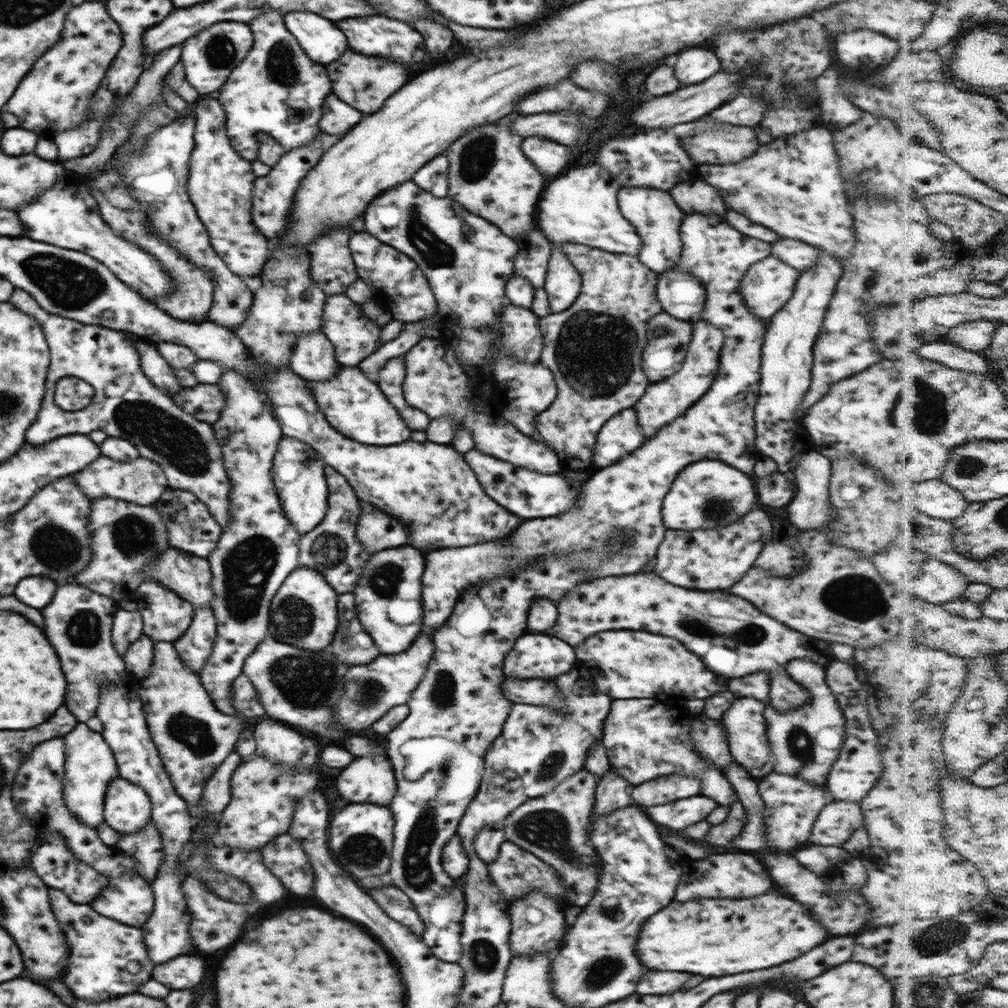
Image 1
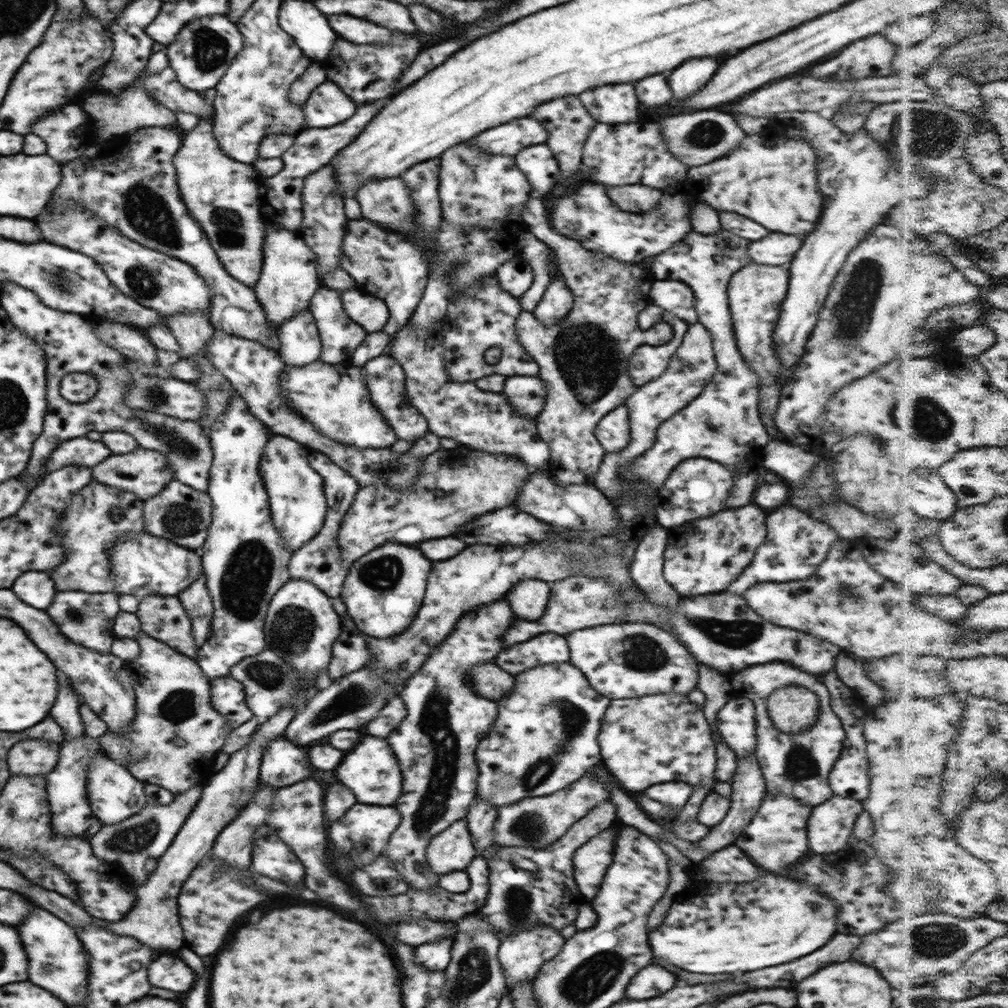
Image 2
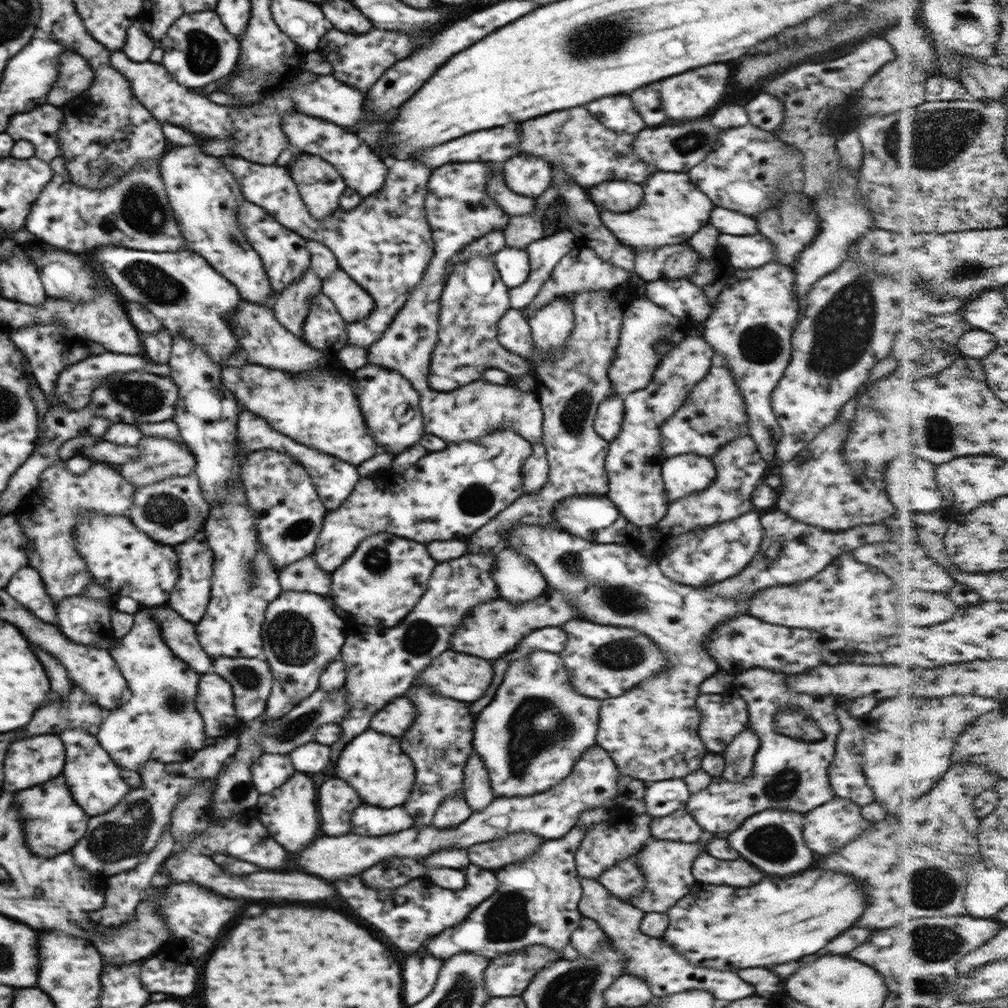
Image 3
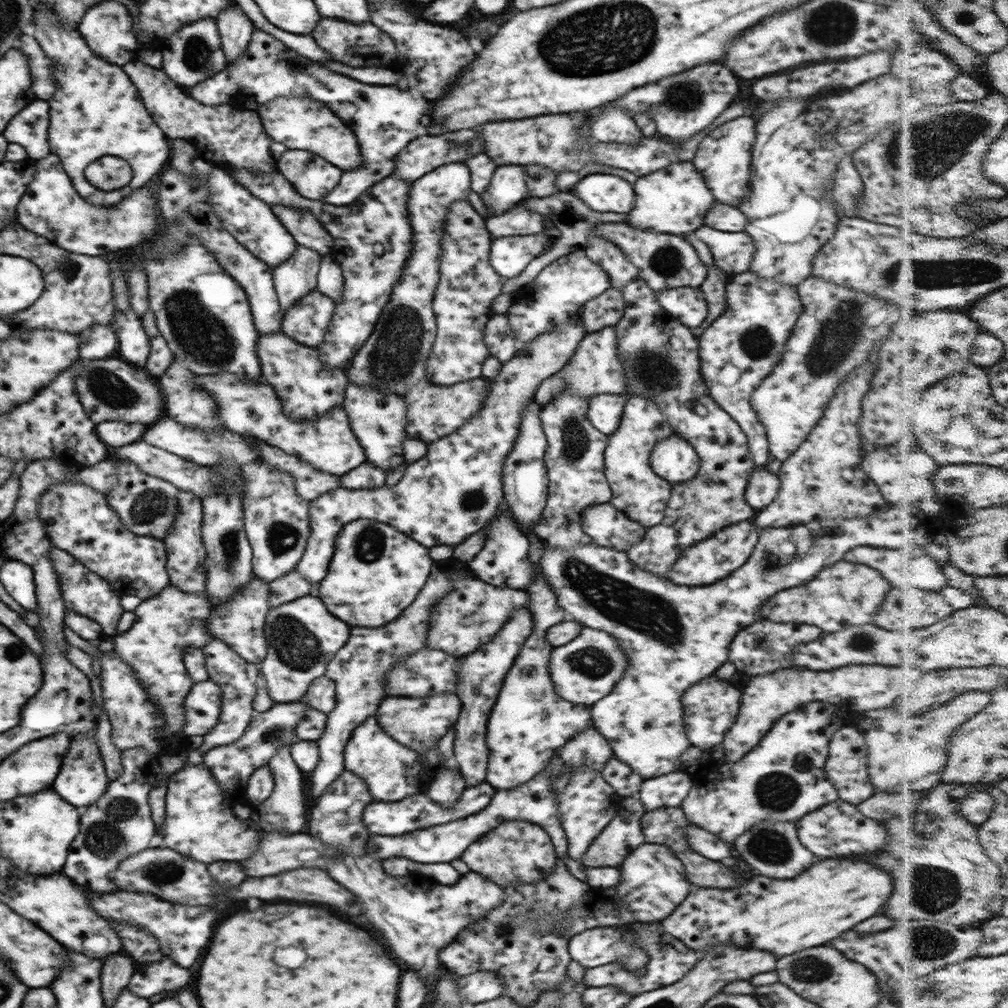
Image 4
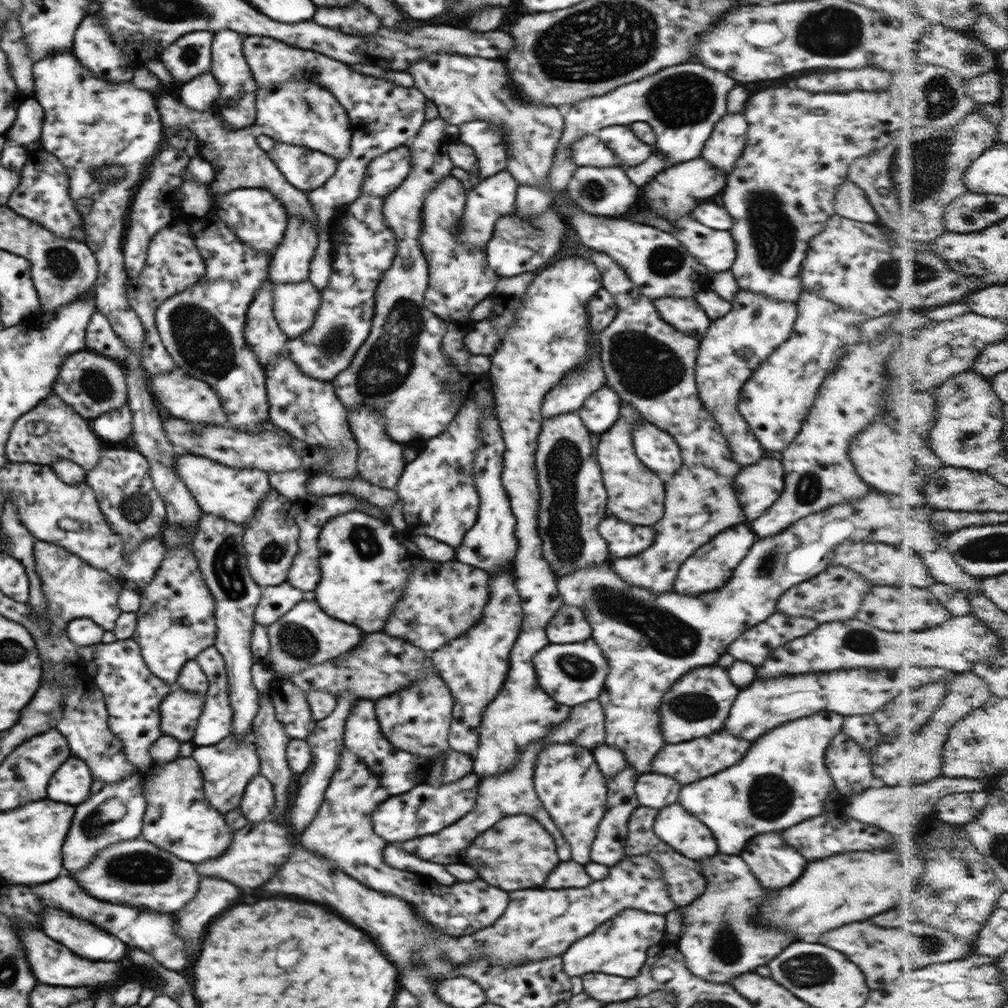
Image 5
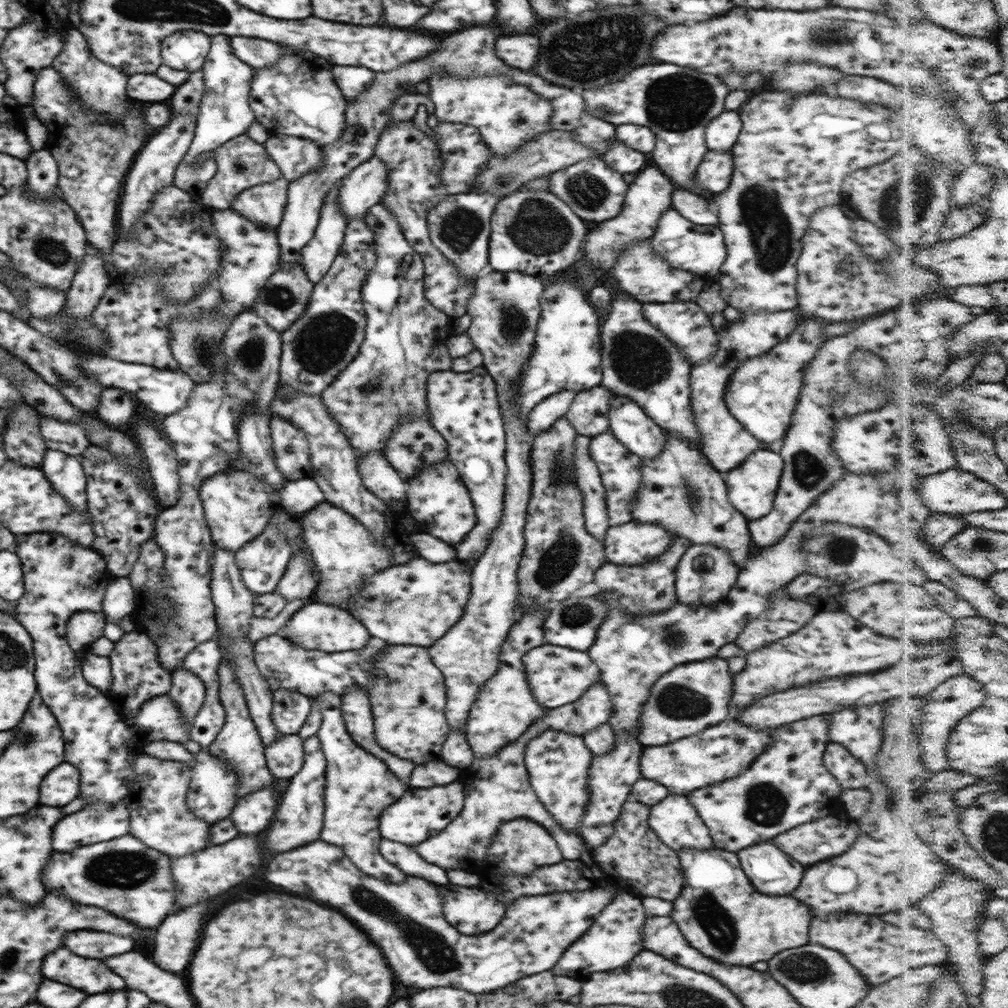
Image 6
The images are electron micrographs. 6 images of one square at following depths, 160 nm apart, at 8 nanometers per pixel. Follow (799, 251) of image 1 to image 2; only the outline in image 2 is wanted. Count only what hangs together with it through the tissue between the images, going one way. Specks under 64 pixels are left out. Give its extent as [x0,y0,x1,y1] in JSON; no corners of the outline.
[747,233,802,266]

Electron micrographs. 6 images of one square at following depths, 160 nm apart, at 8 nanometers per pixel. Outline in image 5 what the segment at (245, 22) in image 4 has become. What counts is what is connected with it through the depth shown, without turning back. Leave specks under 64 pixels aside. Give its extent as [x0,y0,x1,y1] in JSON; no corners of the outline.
[209,30,258,130]

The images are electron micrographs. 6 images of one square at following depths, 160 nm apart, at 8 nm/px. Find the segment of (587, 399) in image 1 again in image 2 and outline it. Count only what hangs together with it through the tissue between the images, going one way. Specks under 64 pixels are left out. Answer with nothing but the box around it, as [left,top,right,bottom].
[515,195,655,485]

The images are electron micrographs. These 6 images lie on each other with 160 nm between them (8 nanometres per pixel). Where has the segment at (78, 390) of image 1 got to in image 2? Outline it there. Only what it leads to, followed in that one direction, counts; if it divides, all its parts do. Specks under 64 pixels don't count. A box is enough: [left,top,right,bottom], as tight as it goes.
[60,373,98,406]

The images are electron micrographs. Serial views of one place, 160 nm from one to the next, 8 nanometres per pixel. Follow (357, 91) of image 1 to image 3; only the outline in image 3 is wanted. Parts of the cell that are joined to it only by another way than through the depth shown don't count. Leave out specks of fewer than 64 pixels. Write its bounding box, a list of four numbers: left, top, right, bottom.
[317,28,414,90]

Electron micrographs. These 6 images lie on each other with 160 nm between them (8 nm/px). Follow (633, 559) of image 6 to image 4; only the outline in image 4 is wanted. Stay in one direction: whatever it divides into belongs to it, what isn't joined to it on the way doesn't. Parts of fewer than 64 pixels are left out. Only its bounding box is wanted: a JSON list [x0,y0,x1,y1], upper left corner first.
[582,502,646,552]

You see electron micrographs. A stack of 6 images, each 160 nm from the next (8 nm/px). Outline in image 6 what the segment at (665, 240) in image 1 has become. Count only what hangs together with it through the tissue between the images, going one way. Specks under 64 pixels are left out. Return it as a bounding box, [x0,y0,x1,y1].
[549,156,629,225]

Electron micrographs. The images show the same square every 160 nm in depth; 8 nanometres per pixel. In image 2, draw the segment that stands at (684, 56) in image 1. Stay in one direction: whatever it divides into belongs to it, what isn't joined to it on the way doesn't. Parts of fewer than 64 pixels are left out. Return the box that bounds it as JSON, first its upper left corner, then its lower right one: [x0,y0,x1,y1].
[668,58,718,100]

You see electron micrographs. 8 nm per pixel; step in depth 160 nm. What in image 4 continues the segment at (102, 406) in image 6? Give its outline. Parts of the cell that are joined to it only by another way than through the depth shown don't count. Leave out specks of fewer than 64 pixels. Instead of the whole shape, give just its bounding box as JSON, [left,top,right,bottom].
[95,422,148,447]

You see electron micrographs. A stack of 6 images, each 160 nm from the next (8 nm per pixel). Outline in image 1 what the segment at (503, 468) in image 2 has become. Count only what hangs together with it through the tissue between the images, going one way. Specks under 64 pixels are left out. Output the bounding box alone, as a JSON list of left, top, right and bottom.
[356,503,408,552]

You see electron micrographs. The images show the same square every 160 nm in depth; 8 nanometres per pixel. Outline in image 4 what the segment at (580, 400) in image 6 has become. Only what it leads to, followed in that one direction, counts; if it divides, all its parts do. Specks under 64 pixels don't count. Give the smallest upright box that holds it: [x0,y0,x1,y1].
[588,394,628,436]

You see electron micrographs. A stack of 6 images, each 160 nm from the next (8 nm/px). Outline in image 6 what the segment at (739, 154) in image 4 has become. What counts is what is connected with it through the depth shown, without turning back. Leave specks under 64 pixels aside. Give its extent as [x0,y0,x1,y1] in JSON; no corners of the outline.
[704,111,742,152]

